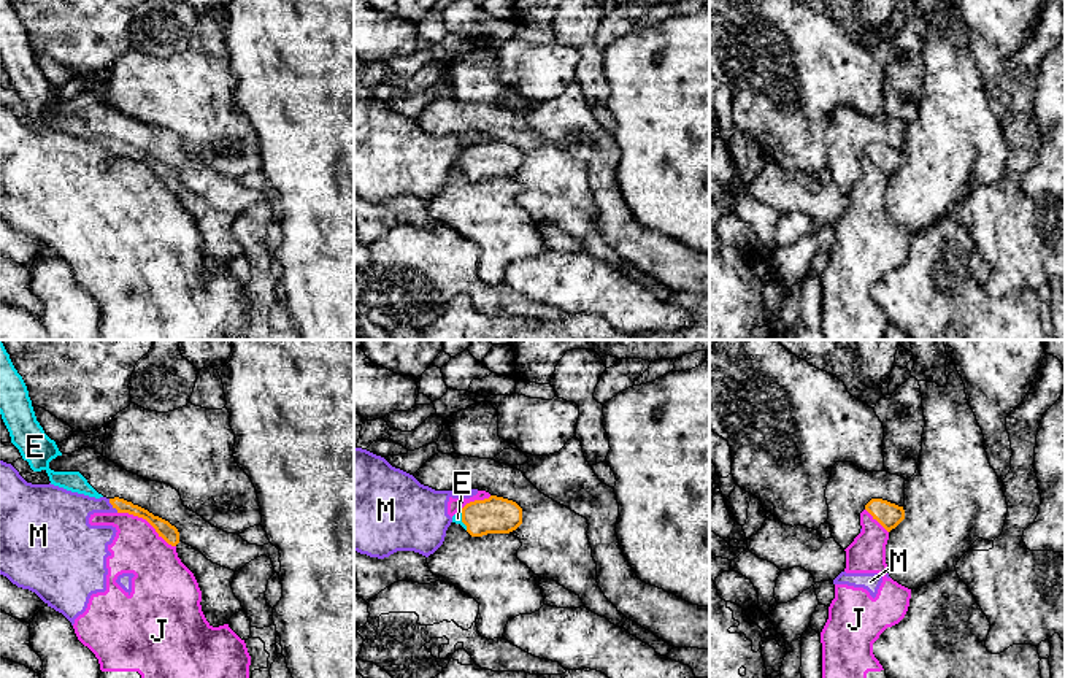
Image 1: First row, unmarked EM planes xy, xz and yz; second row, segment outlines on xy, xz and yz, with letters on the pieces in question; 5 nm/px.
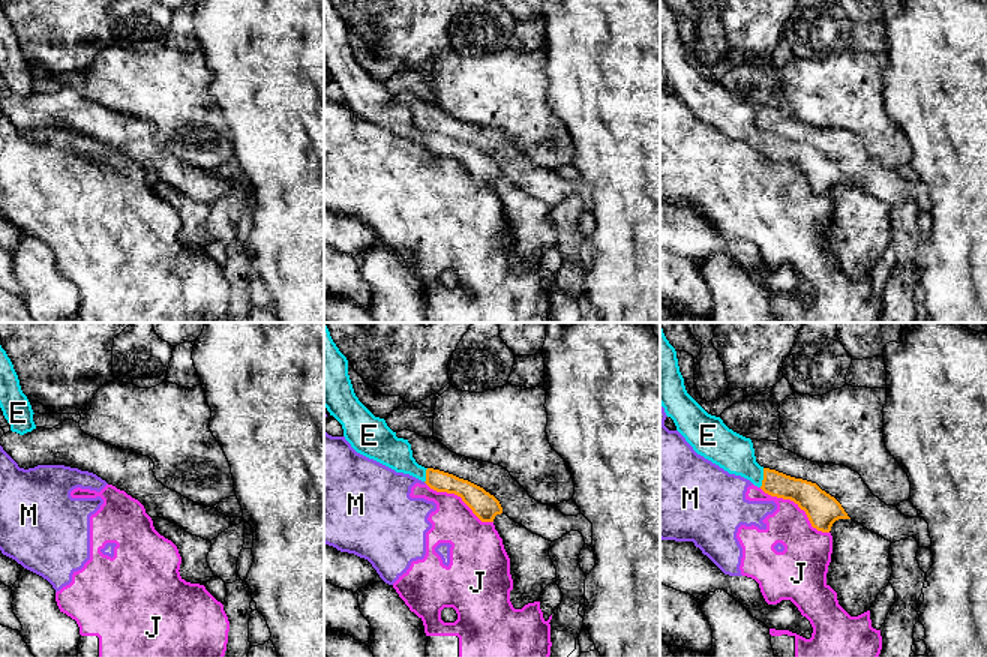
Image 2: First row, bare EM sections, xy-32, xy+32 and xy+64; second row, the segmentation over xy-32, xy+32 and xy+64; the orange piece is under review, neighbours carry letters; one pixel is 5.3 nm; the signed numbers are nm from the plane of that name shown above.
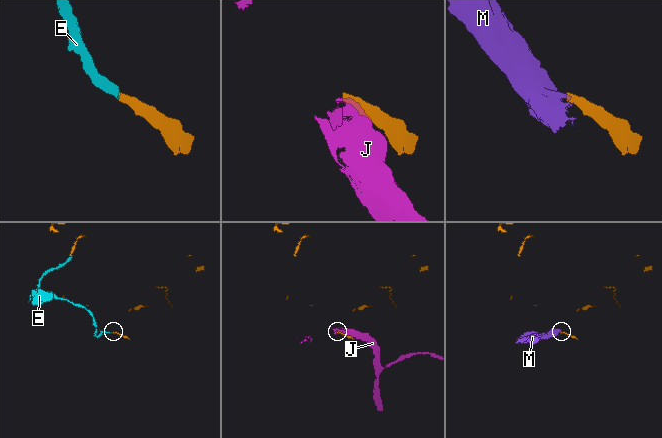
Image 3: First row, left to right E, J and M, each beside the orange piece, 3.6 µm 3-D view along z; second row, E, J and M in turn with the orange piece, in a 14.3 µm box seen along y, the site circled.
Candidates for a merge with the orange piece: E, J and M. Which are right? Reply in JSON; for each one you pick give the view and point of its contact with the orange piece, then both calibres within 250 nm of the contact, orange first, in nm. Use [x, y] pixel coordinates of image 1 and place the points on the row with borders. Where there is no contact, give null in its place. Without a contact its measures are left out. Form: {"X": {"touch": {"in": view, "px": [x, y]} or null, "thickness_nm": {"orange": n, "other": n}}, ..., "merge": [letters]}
{"E": {"touch": {"in": "xz", "px": [462, 521]}, "thickness_nm": {"orange": 190, "other": 50}}, "merge": ["E"]}

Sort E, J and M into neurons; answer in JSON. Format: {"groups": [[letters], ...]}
{"groups": [["E"], ["J", "M"]]}

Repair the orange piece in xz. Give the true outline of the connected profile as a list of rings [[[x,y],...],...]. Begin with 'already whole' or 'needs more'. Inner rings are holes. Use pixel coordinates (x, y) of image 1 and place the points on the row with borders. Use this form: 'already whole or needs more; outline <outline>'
needs more; outline [[[490,495],[467,503],[452,516],[471,537],[509,534],[522,524],[522,508],[508,499]]]

